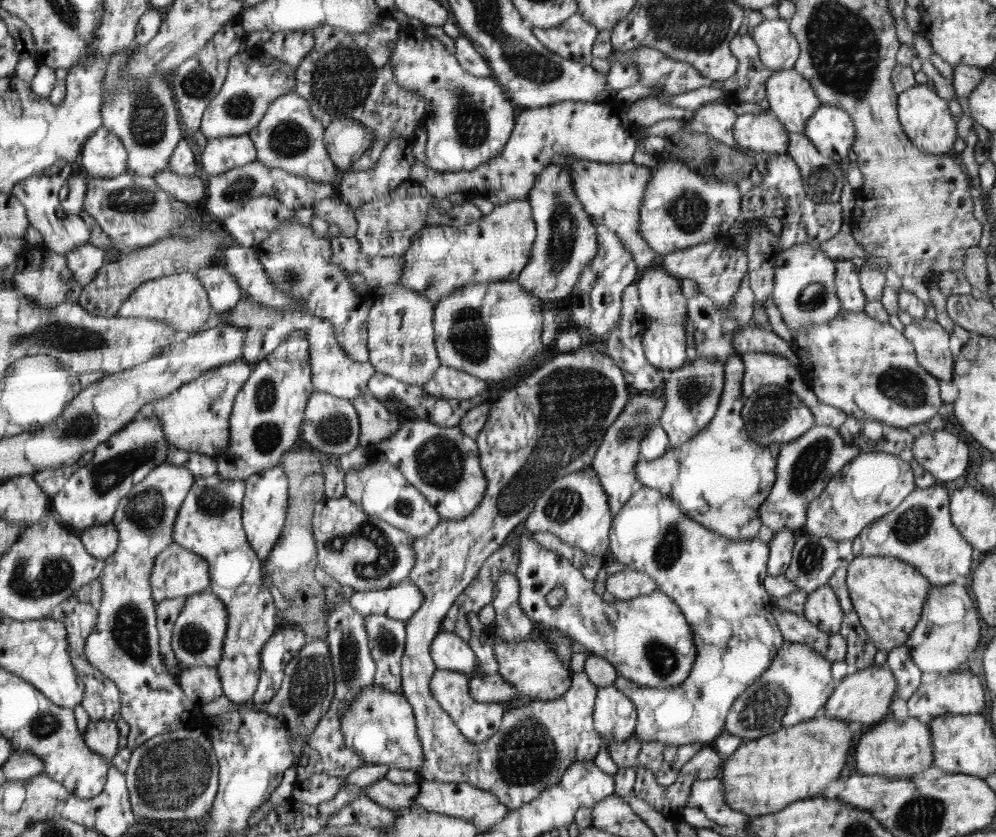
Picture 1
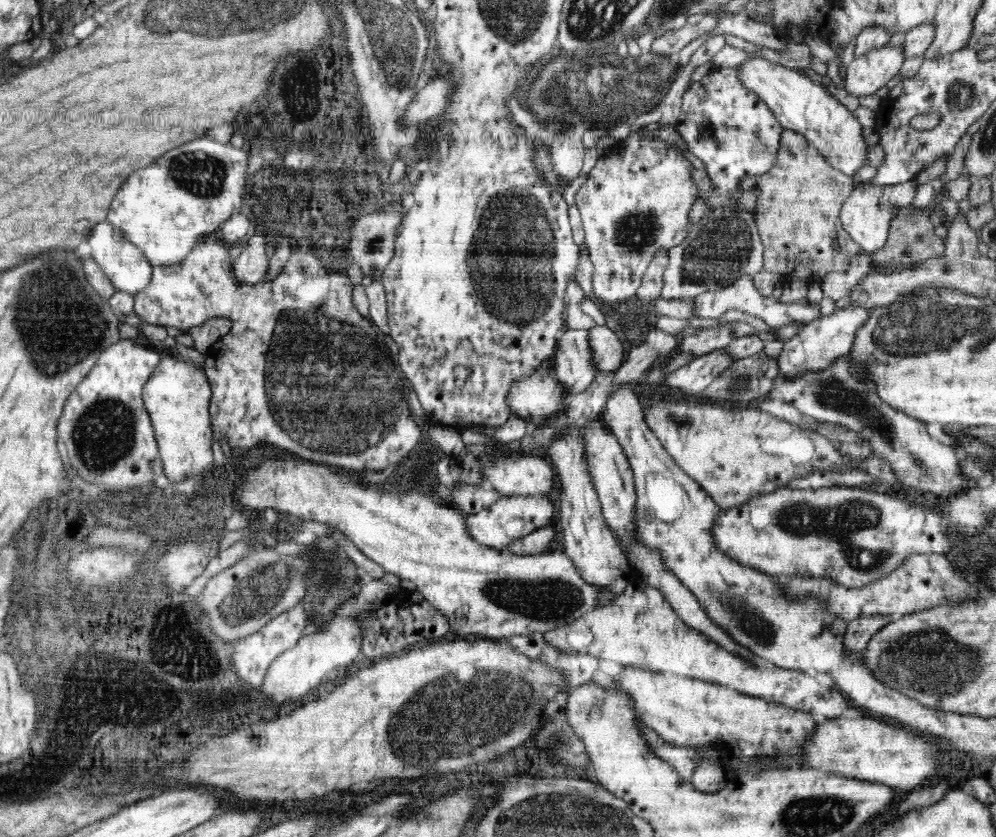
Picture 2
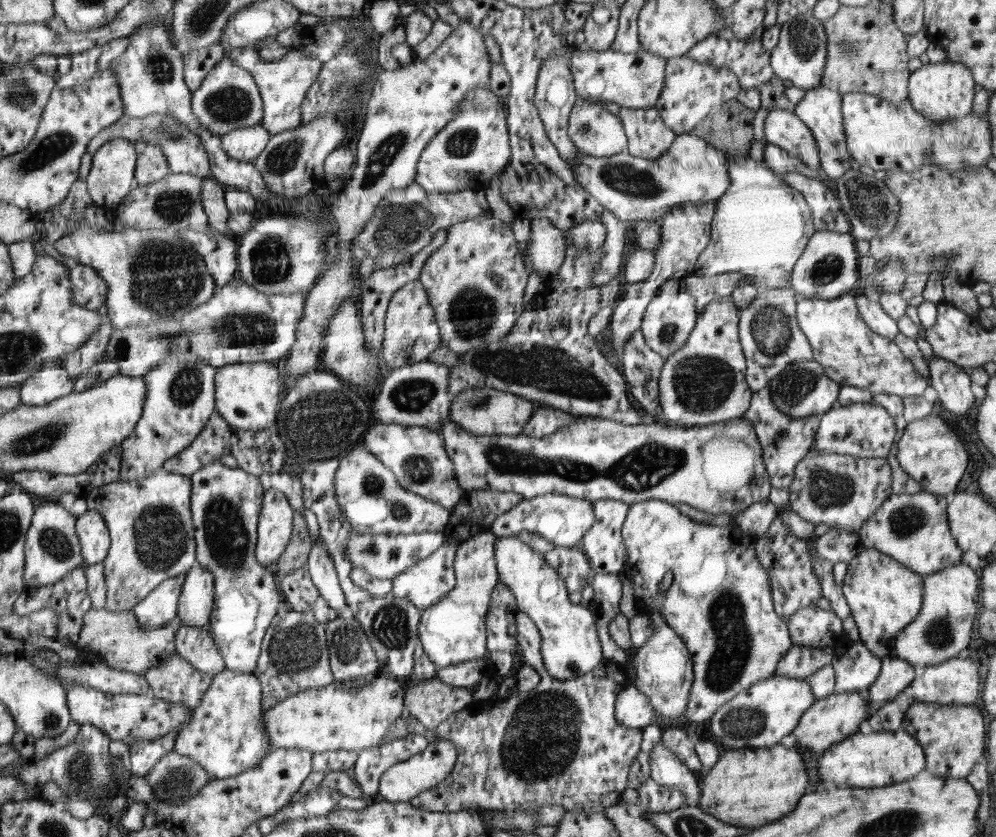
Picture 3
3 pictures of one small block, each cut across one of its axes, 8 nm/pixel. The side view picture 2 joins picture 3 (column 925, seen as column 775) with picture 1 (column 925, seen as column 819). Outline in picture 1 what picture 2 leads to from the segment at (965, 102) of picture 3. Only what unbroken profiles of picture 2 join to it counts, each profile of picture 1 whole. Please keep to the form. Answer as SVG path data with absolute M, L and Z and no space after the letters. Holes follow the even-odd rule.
M916 83L898 95L897 109L904 133L918 149L935 155L950 152L957 137L957 123L954 121L948 102L940 98L934 87L930 87L927 83Z

